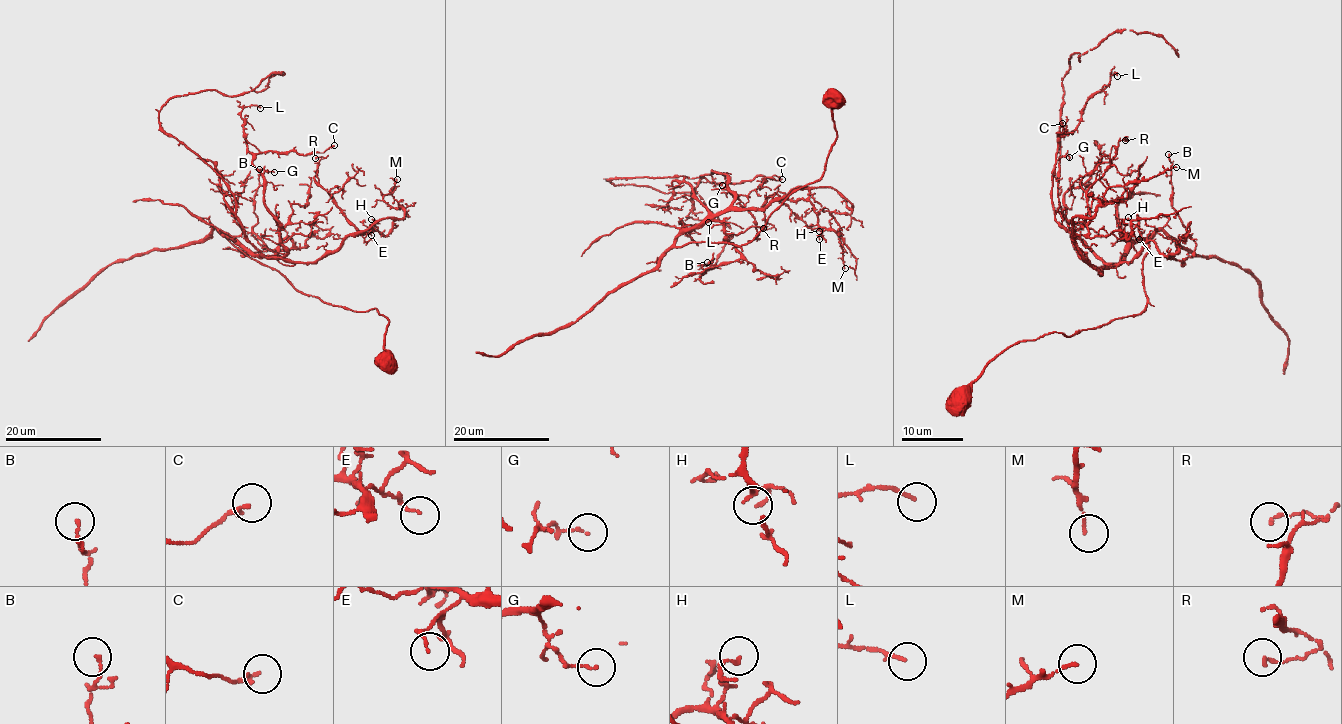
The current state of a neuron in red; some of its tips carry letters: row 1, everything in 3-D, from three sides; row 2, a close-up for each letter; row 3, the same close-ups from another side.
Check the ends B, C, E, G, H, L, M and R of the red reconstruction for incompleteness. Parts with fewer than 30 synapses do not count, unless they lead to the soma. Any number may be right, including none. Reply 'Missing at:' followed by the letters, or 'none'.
Missing at: none

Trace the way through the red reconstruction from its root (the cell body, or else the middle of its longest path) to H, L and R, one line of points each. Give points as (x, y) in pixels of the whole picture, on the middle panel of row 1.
H: (835, 100), (823, 174), (749, 242), (675, 245), (717, 215), (795, 188), (809, 191), (819, 231)
L: (835, 100), (817, 180), (745, 244), (676, 246), (734, 198), (724, 174), (701, 175), (688, 215), (708, 222)
R: (835, 100), (823, 174), (749, 242), (675, 245), (717, 215), (809, 191), (772, 193), (763, 228)

